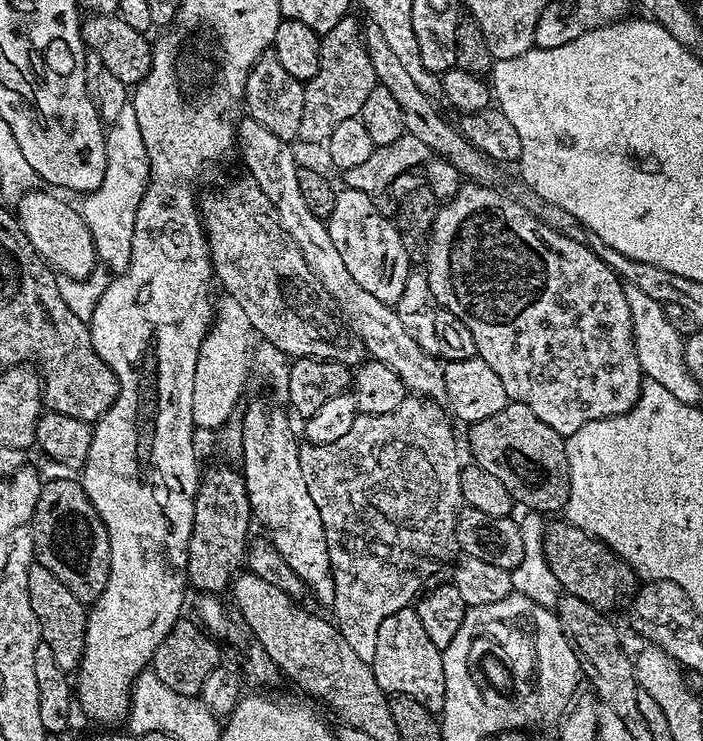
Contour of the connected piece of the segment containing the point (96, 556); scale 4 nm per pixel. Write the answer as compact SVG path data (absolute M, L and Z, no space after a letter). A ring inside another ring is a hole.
M52 480L49 484L47 481L40 489L30 527L35 563L46 566L78 602L86 606L95 604L110 574L110 538L81 481Z

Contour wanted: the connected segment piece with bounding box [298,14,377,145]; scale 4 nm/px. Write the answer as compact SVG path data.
M349 14L334 26L334 30L320 36L318 54L318 74L304 84L302 102L302 126L298 126L298 137L308 144L323 145L334 134L334 126L341 122L357 119L362 110L362 102L377 86L370 54L364 44L362 25Z

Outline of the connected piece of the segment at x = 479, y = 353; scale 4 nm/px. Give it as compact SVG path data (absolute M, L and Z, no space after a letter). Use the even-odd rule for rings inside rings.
M464 182L452 198L437 207L426 249L426 271L433 300L439 307L450 310L450 314L458 314L458 318L462 318L462 322L470 326L470 334L474 334L476 356L484 360L486 366L494 370L494 374L498 374L502 386L506 386L509 401L530 406L530 410L534 410L534 414L538 414L538 418L542 418L542 422L546 422L546 426L550 426L550 430L554 430L559 436L573 436L578 430L582 430L582 426L586 426L586 422L626 414L638 402L640 388L646 377L640 370L638 354L634 350L630 306L626 303L621 278L610 266L606 266L606 262L602 262L602 258L594 255L588 245L574 242L561 232L555 232L534 214L530 214L530 210L523 208L515 195L507 196L498 189L499 187L487 184Z

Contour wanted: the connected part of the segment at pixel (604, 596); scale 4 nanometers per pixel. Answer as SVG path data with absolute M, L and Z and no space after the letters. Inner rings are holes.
M556 518L544 529L544 557L561 589L574 598L582 598L590 606L609 610L615 604L631 601L636 595L638 577L620 555L609 548L603 539L591 536L587 527L569 524L567 519Z

